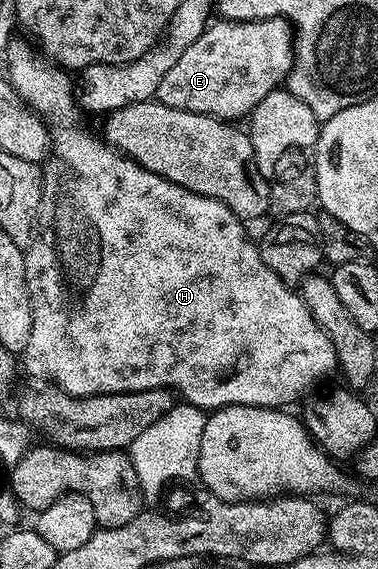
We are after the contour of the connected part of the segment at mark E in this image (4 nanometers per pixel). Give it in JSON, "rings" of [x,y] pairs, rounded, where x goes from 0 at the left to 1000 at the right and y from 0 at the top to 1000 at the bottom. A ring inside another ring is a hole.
{"rings":[[[704,32],[688,39],[606,39],[569,35],[550,44],[487,95],[437,127],[415,155],[410,172],[447,190],[479,190],[489,197],[553,200],[593,211],[651,209],[690,176],[757,146],[759,128],[780,111],[780,56],[757,32]]]}

